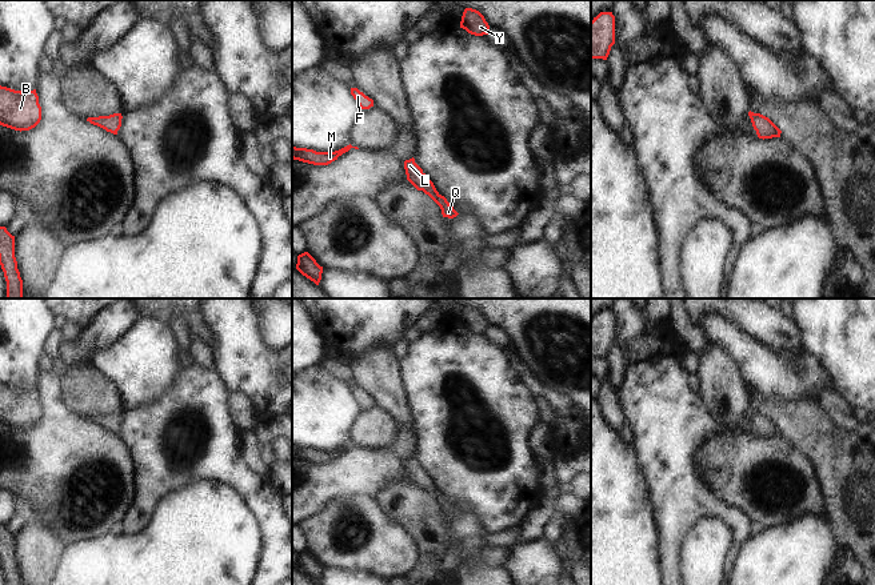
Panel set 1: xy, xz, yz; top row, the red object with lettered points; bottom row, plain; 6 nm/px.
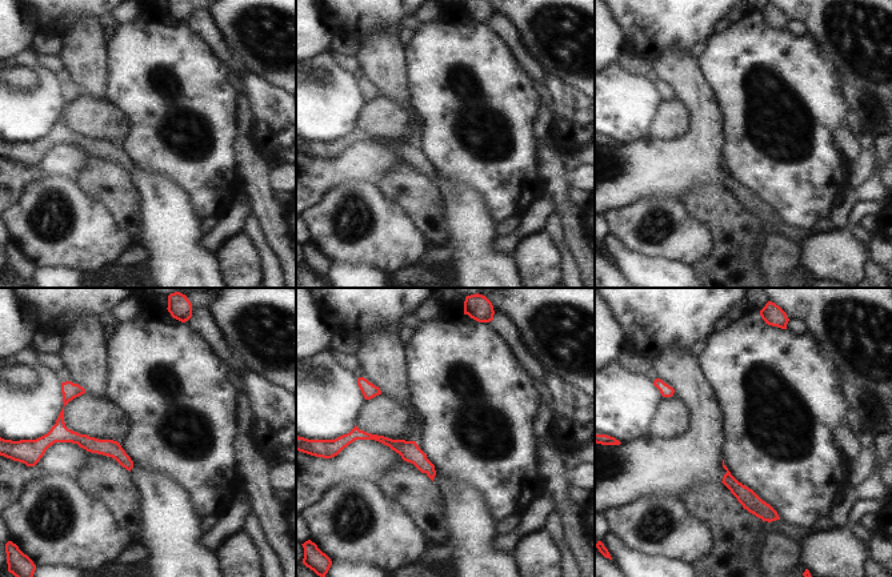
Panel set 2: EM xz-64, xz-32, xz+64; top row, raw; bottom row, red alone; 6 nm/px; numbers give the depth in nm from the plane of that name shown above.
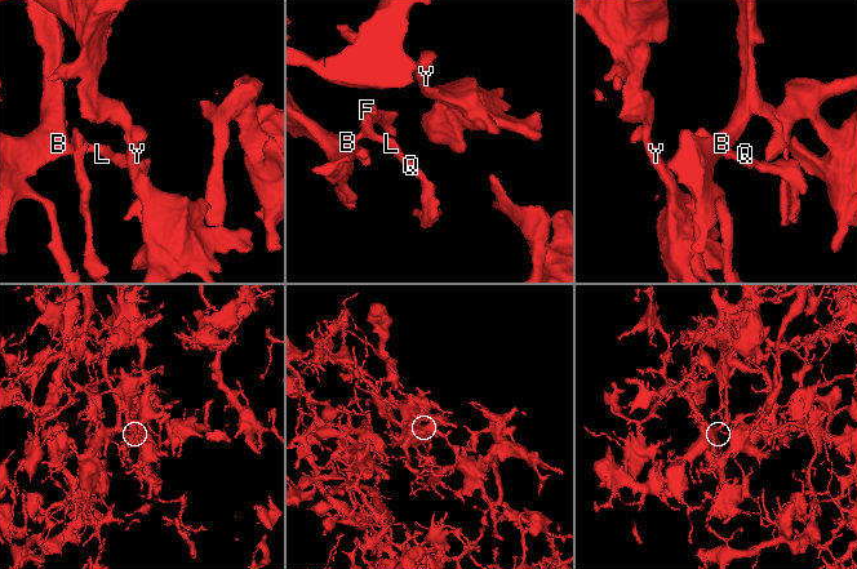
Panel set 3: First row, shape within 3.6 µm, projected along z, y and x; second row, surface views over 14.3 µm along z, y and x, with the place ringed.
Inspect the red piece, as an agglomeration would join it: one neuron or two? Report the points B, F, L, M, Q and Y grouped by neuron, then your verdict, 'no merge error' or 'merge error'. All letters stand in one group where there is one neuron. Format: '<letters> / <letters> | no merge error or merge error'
B F L M Q Y | no merge error

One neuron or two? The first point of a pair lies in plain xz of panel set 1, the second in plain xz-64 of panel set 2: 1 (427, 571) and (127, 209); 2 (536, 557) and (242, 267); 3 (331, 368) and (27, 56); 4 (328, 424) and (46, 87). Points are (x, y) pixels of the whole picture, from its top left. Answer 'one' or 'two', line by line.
1: one
2: one
3: two
4: one

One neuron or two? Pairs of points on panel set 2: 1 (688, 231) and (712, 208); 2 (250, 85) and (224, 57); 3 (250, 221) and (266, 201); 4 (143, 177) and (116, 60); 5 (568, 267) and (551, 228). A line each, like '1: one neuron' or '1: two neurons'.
1: two neurons
2: two neurons
3: two neurons
4: two neurons
5: one neuron

